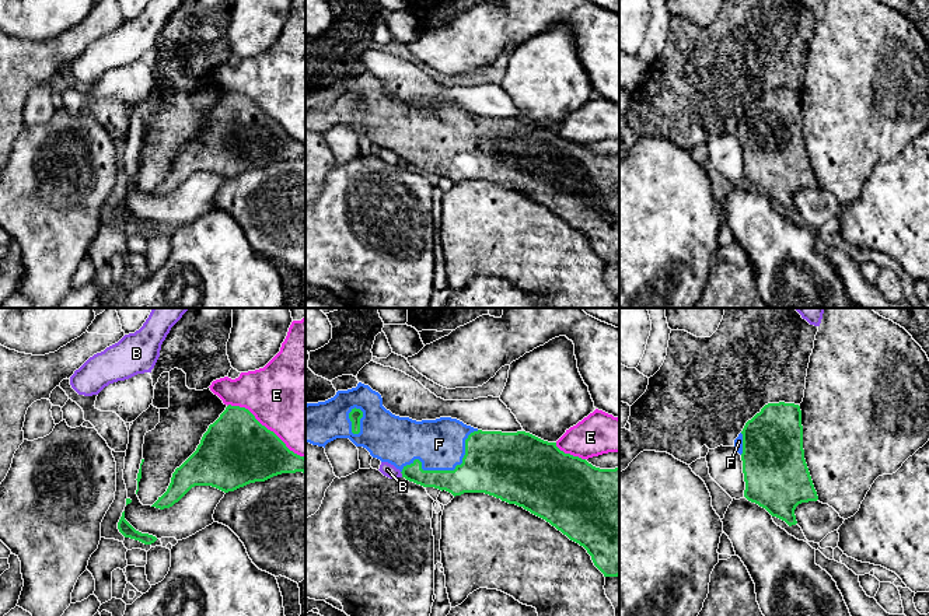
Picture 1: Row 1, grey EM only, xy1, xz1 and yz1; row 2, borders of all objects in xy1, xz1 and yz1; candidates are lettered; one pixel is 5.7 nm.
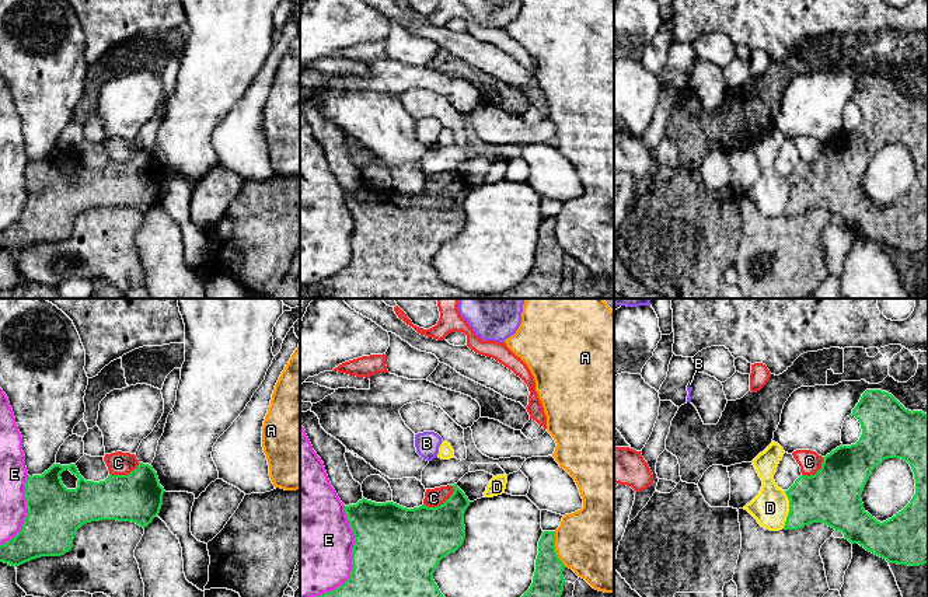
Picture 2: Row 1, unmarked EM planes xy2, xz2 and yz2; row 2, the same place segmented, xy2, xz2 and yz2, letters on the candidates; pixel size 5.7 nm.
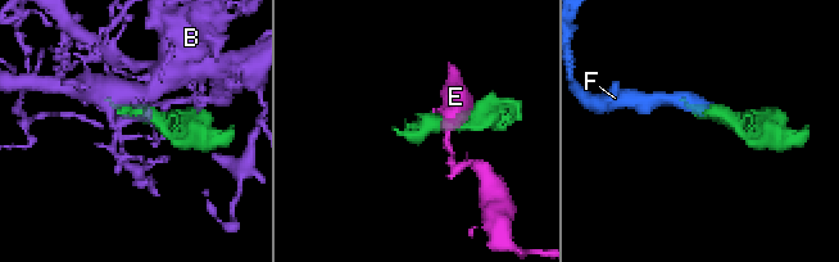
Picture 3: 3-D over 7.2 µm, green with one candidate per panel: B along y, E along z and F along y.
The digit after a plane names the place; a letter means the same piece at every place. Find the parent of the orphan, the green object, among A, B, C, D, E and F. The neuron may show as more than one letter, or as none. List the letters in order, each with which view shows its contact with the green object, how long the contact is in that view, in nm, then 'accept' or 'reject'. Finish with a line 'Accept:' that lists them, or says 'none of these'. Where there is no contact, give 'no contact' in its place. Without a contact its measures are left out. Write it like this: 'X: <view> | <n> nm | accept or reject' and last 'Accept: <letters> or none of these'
A: xz2 | 220 nm | reject
B: xz1 | 40 nm | reject
C: xz2 | 200 nm | reject
D: yz2 | 220 nm | reject
E: xz2 | 550 nm | reject
F: xz1 | 500 nm | accept
Accept: F

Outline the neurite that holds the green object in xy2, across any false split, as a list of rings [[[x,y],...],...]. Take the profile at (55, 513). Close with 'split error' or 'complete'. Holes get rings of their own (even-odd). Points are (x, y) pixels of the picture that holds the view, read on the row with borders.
[[[53,464],[42,475],[28,476],[28,513],[21,531],[0,545],[0,562],[17,568],[41,556],[64,555],[77,530],[91,521],[132,521],[144,528],[158,516],[164,492],[149,464],[100,482],[86,481],[76,464]],[[66,469],[79,478],[76,489],[63,485],[60,474]]]; complete

